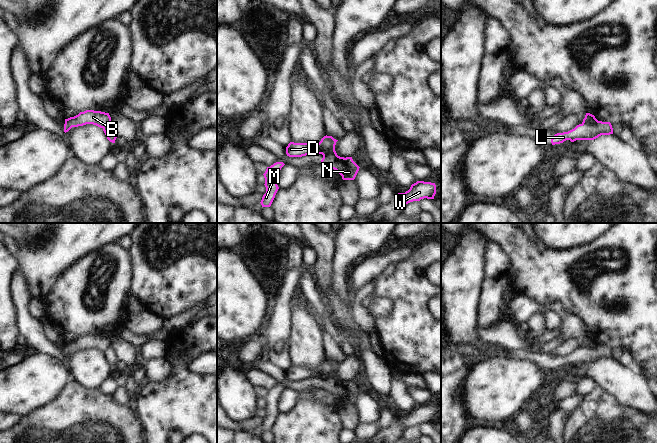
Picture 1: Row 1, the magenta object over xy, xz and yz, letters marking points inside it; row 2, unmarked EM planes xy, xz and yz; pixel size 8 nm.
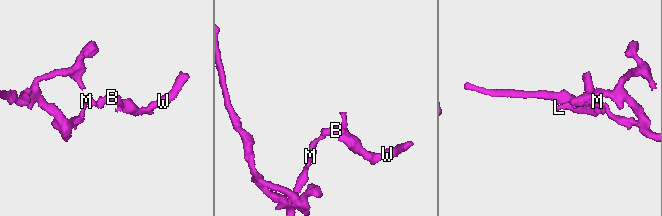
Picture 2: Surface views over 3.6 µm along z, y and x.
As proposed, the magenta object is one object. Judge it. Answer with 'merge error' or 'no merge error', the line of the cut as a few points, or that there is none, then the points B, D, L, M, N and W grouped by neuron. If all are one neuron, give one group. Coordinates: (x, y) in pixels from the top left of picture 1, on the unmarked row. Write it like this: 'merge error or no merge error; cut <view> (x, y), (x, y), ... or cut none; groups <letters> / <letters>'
merge error; cut xz (327, 360), (331, 368), (331, 374), (323, 379); groups B D M / L N W

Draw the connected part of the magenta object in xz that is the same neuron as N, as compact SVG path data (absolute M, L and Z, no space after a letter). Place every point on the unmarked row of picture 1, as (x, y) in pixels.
M328 360L328 362L332 368L332 374L329 378L323 379L321 390L326 393L336 394L343 404L354 404L360 391L353 385L352 381L338 380L335 375L335 369L338 364L332 360Z

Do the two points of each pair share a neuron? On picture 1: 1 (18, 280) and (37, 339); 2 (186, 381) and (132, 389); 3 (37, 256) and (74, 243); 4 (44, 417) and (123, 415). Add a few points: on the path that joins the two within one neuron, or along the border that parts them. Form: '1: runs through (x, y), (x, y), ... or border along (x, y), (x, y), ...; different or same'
1: runs through (19, 295), (22, 319), (25, 324); same
2: border along (139, 390), (132, 406); different
3: runs through (46, 250), (53, 243), (65, 243); same
4: runs through (64, 417), (103, 416); same

